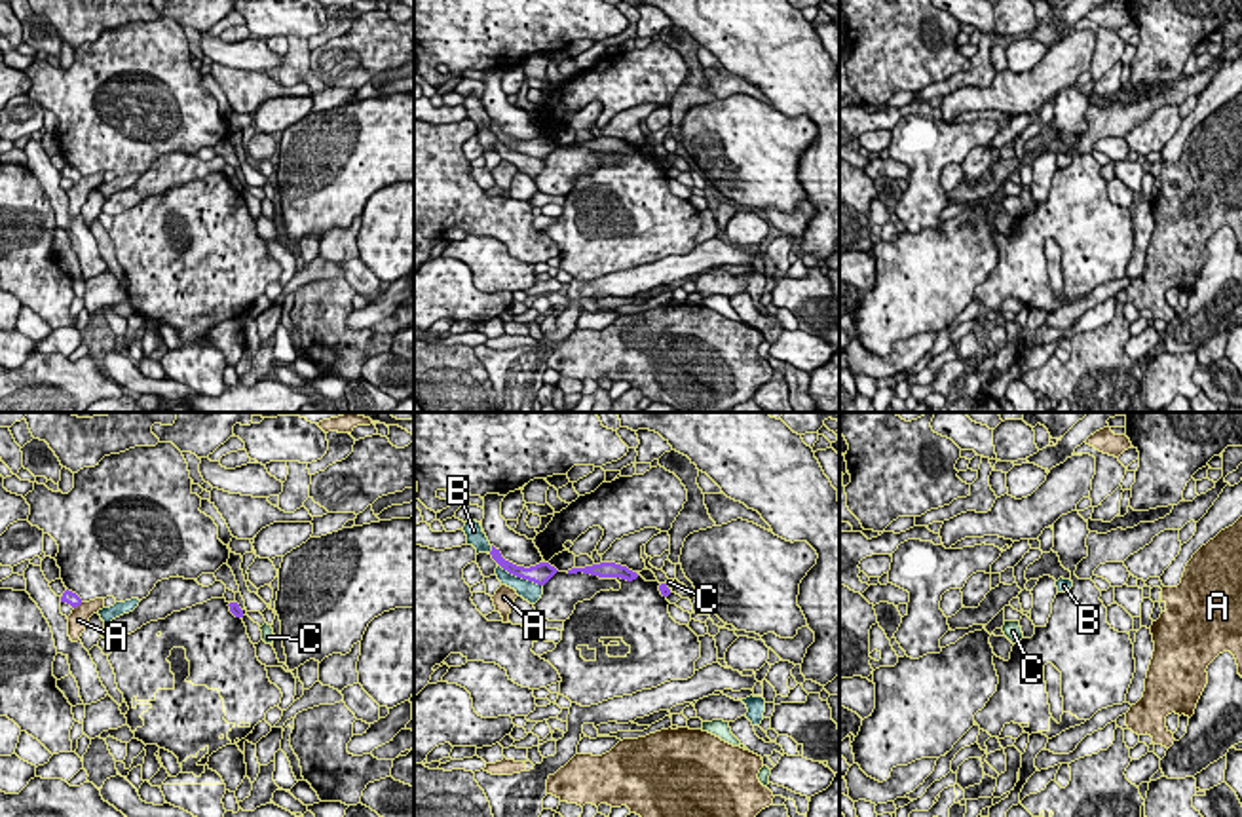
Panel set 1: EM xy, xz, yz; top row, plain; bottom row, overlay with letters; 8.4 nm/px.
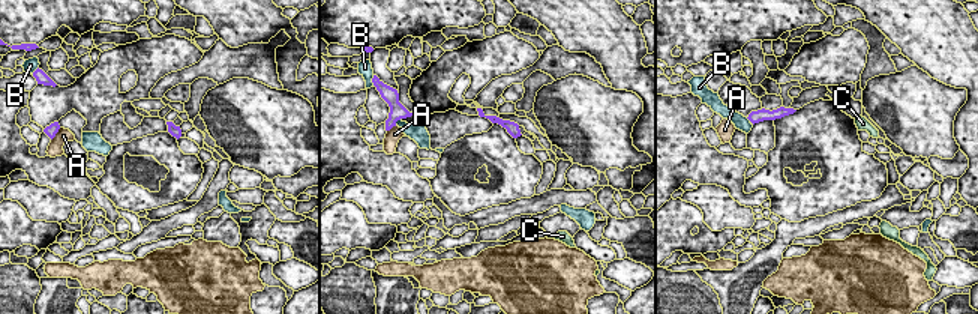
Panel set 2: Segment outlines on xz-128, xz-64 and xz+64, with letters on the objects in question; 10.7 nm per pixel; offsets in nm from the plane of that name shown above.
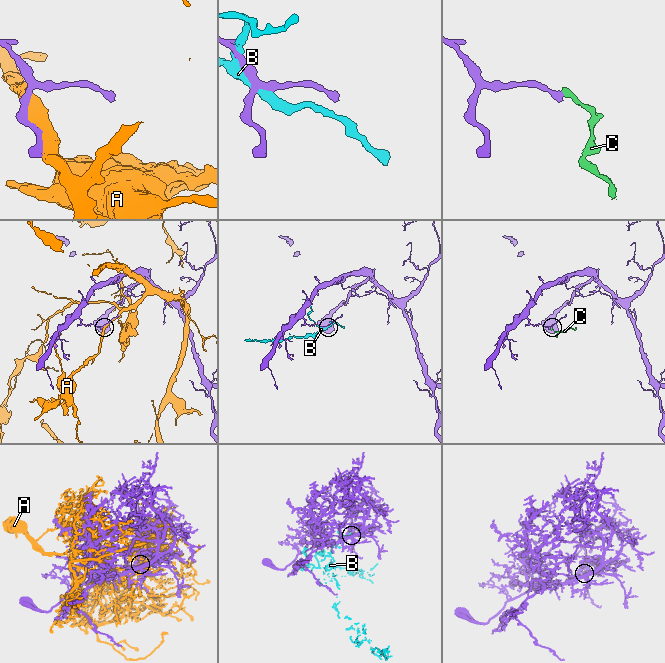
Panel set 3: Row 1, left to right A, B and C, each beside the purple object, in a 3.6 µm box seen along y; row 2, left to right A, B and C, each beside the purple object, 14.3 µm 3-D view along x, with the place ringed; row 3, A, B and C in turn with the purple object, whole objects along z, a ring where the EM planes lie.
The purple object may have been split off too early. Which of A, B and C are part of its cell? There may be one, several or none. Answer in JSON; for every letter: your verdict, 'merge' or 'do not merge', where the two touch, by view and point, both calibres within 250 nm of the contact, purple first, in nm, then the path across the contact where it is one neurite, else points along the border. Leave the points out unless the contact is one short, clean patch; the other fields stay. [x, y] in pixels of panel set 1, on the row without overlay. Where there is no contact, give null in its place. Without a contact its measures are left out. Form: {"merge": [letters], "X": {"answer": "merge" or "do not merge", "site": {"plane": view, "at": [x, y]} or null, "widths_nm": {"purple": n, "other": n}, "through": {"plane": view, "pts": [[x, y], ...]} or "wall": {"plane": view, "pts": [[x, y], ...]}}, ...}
{"merge": [], "A": {"answer": "do not merge", "site": {"plane": "xy", "at": [78, 179]}, "widths_nm": {"purple": 120, "other": 160}}, "B": {"answer": "do not merge", "site": {"plane": "xz", "at": [521, 151]}, "widths_nm": {"purple": 170, "other": 170}}, "C": {"answer": "do not merge", "site": {"plane": "xz", "at": [667, 162]}, "widths_nm": {"purple": 90, "other": 60}, "wall": {"plane": "xz", "pts": [[665, 158], [671, 166]]}}}

